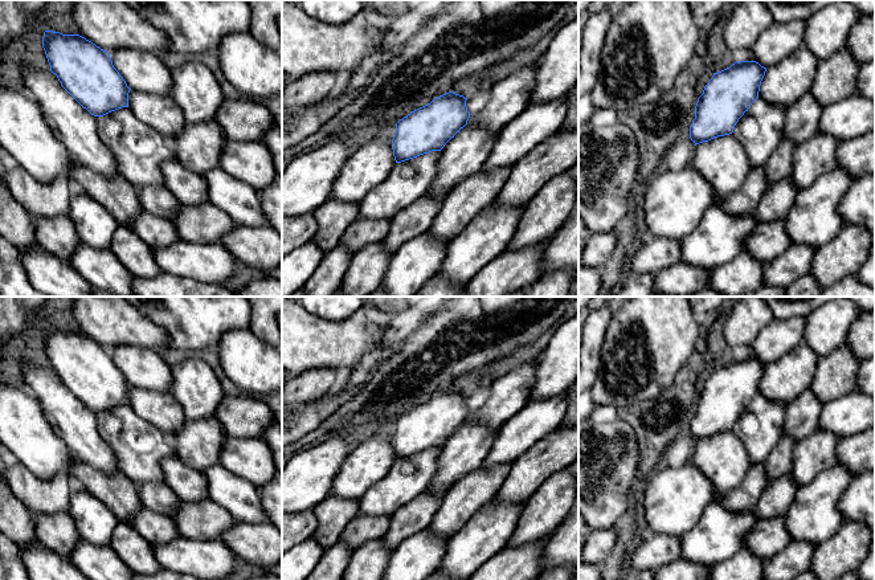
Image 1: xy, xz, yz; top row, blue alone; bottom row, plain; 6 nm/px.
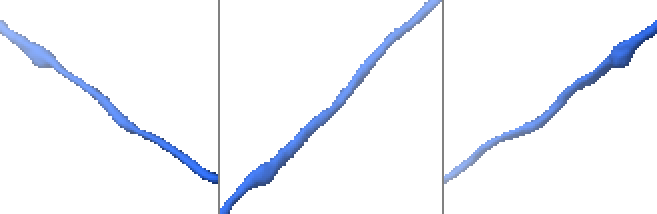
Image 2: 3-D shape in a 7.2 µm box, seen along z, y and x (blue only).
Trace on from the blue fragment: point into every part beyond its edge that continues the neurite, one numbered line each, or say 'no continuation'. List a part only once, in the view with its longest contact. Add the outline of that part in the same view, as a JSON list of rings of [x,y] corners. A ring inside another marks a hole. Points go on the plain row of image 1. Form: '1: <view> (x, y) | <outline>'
no continuation

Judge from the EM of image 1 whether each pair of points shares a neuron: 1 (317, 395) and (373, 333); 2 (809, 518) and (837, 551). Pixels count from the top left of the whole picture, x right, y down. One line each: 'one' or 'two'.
1: two
2: two

